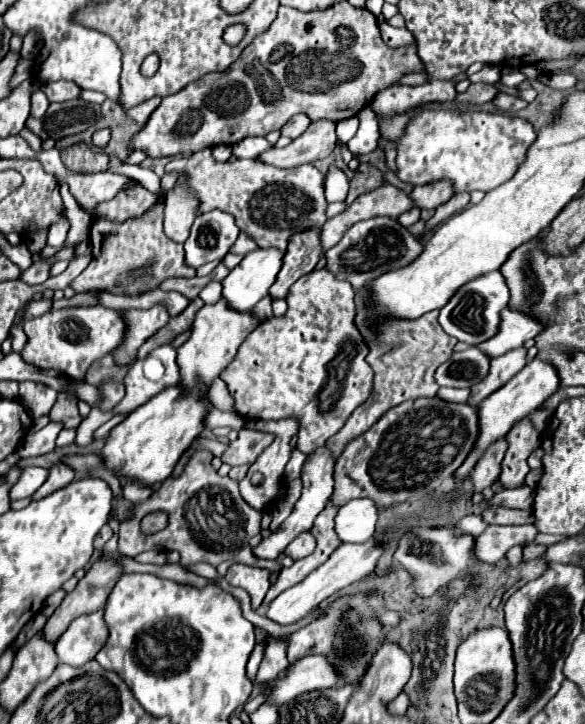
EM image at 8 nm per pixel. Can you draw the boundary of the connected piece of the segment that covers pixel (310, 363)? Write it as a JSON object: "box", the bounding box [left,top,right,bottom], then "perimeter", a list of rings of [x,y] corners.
{"box":[221,267,373,453],"perimeter":[[[325,267],[313,269],[295,281],[287,295],[287,313],[283,317],[273,317],[257,325],[253,333],[241,343],[235,359],[225,367],[221,379],[227,383],[231,395],[235,397],[237,413],[247,421],[279,421],[297,419],[299,437],[297,449],[303,453],[313,453],[327,443],[349,419],[349,415],[369,399],[373,391],[373,369],[365,361],[367,343],[355,325],[355,291],[349,283],[337,279]]]}

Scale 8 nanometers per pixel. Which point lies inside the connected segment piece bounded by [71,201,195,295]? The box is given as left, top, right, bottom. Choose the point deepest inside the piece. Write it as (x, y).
(117, 247)

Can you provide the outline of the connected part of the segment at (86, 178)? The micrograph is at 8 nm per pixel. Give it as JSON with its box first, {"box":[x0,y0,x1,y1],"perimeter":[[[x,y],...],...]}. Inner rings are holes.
{"box":[45,167,127,213],"perimeter":[[[45,167],[45,171],[53,173],[57,179],[65,177],[69,183],[71,195],[75,197],[79,207],[85,209],[87,213],[93,213],[93,207],[97,207],[97,203],[113,199],[127,181],[127,177],[115,175],[111,171],[91,173],[91,175],[69,173],[65,167]]]}

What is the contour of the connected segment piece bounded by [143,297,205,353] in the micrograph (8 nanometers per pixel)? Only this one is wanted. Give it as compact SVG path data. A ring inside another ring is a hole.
M197 297L197 299L193 299L193 301L189 303L189 307L187 307L181 315L171 317L171 321L169 321L161 331L157 331L155 335L151 335L151 337L143 343L143 345L149 345L149 353L151 353L153 349L161 347L161 345L173 343L173 339L175 339L179 333L187 331L187 329L193 325L193 319L195 319L197 311L199 311L203 305L205 305L205 303Z

